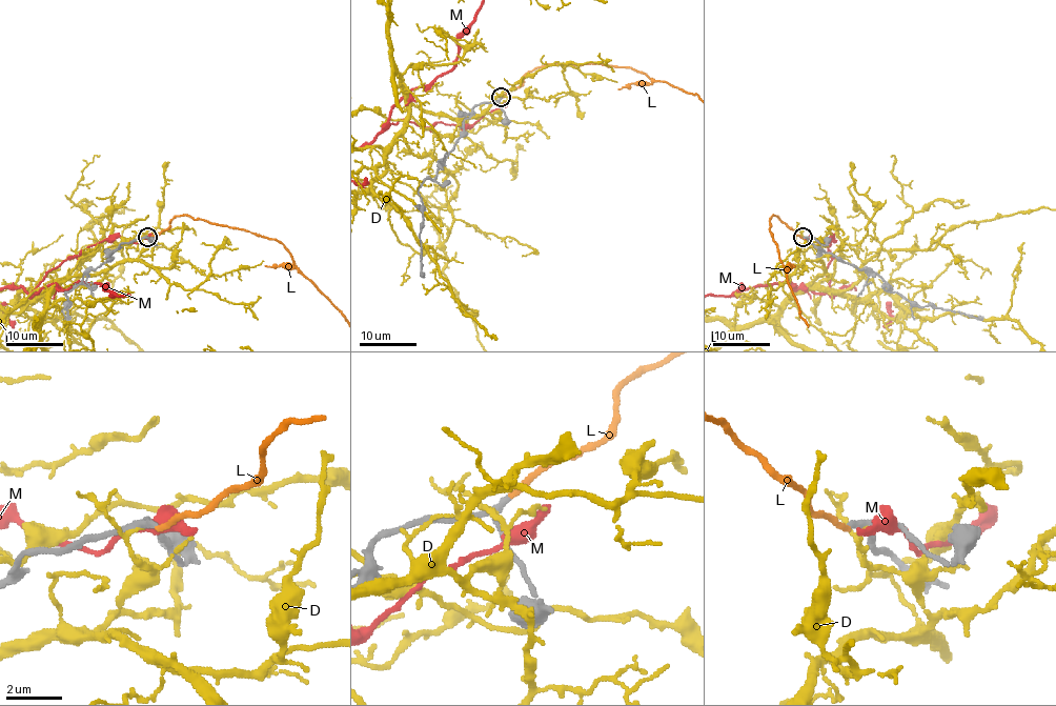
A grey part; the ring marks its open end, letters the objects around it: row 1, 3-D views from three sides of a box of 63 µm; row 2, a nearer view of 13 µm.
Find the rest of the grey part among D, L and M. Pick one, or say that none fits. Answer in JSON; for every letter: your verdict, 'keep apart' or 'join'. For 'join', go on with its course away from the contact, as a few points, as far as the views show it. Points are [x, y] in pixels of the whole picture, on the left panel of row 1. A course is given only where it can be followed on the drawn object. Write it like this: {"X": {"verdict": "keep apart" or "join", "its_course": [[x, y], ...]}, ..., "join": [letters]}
{"D": {"verdict": "keep apart"}, "L": {"verdict": "join"}, "M": {"verdict": "keep apart"}, "join": ["L"]}

